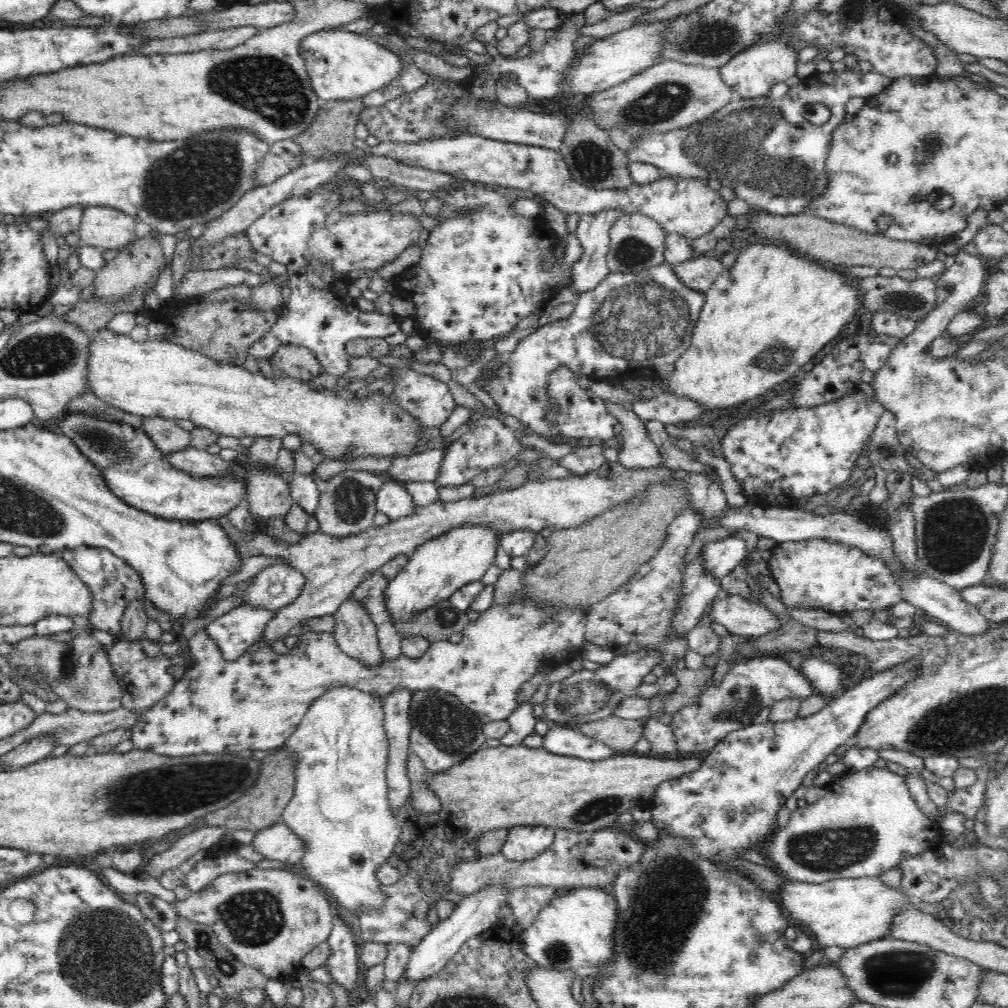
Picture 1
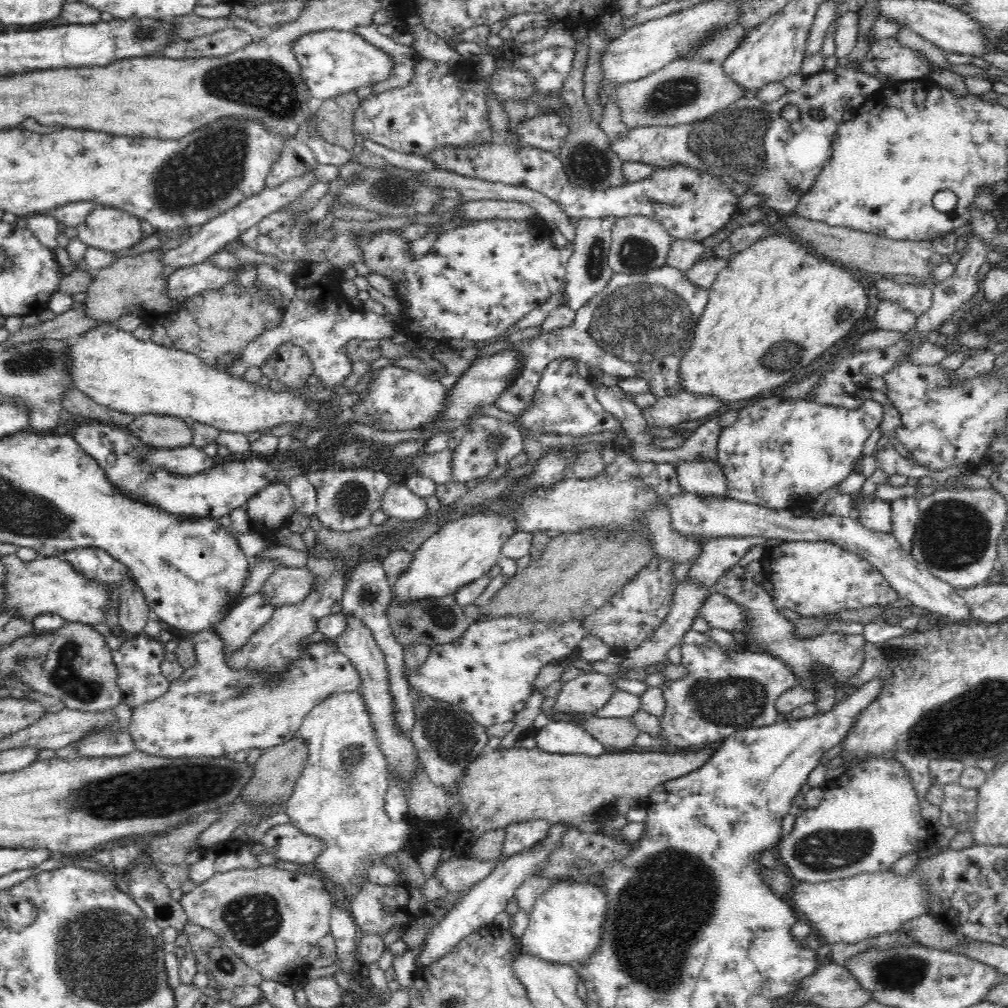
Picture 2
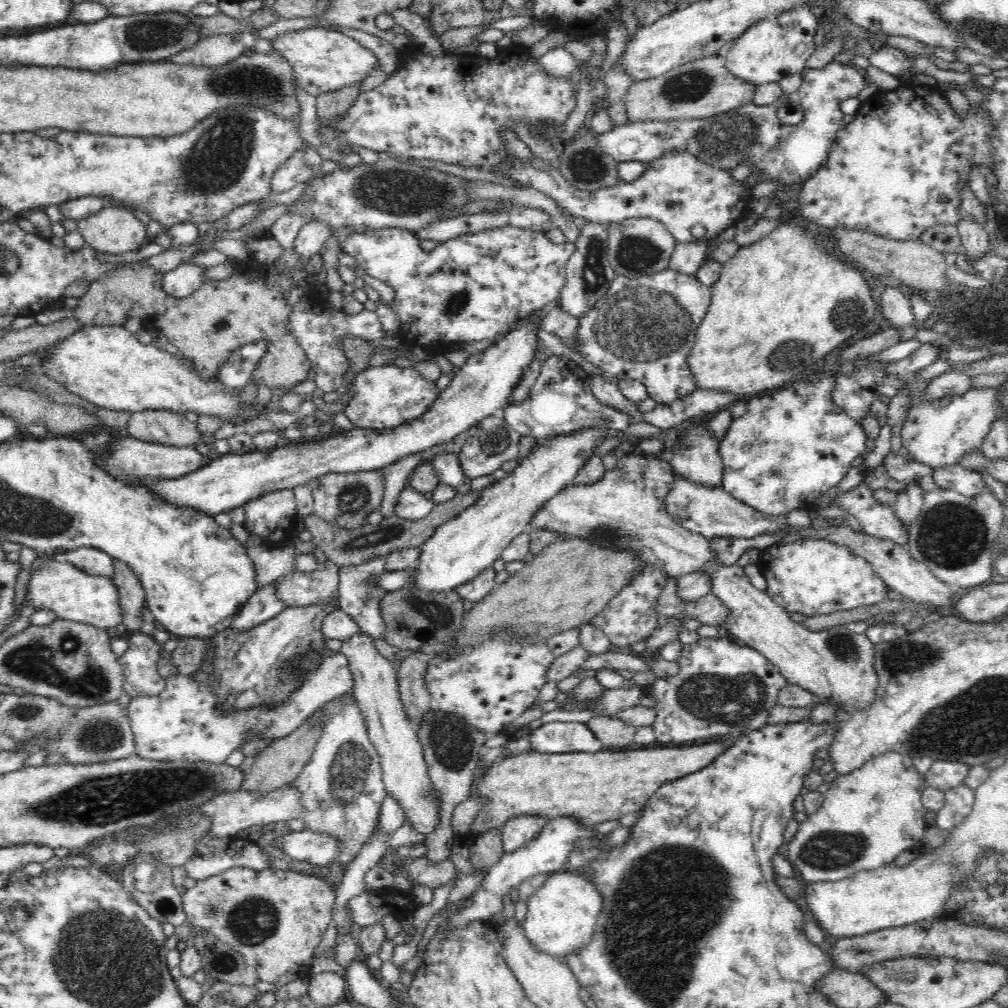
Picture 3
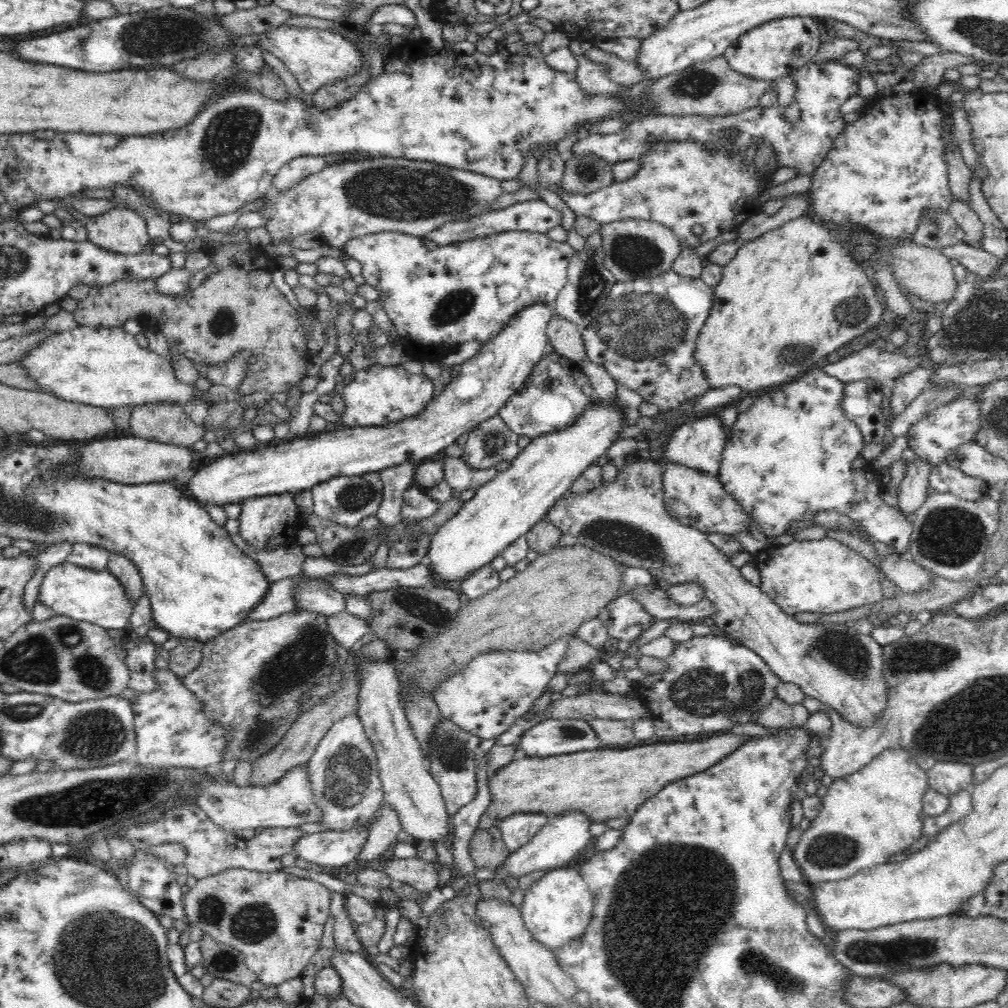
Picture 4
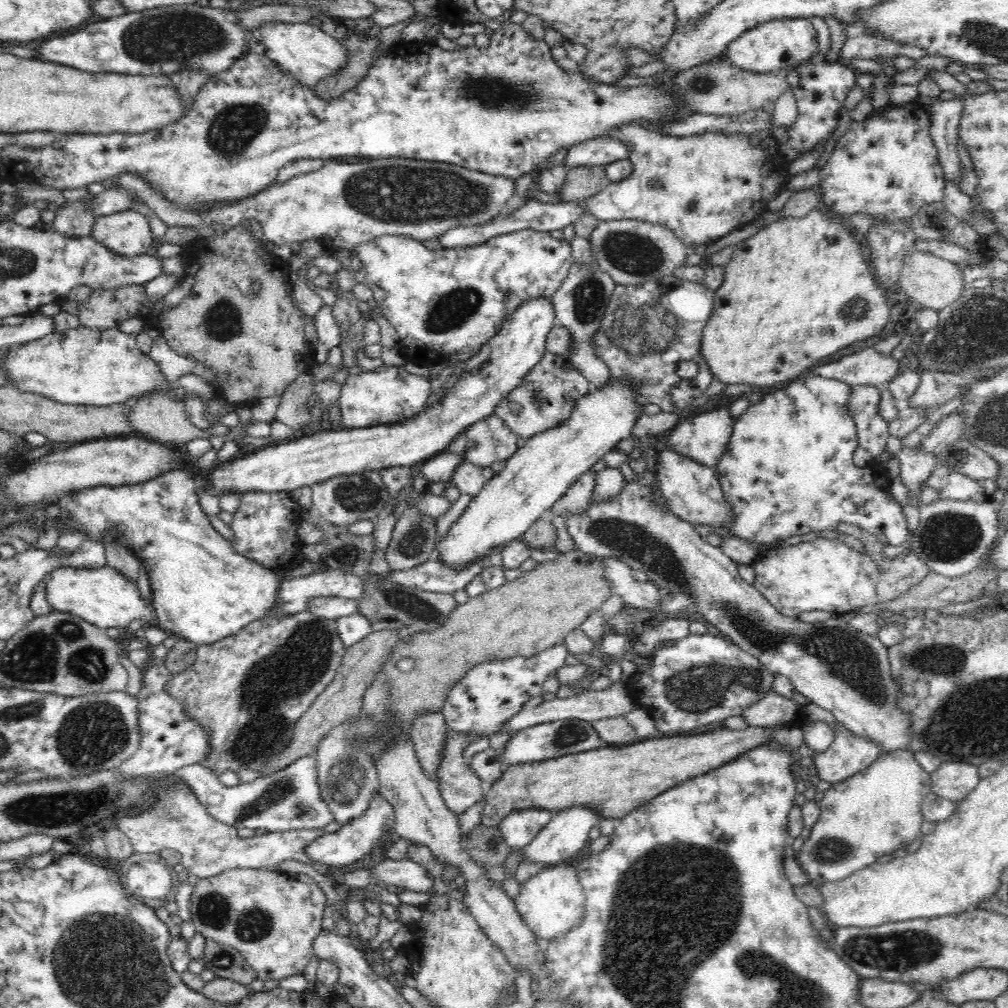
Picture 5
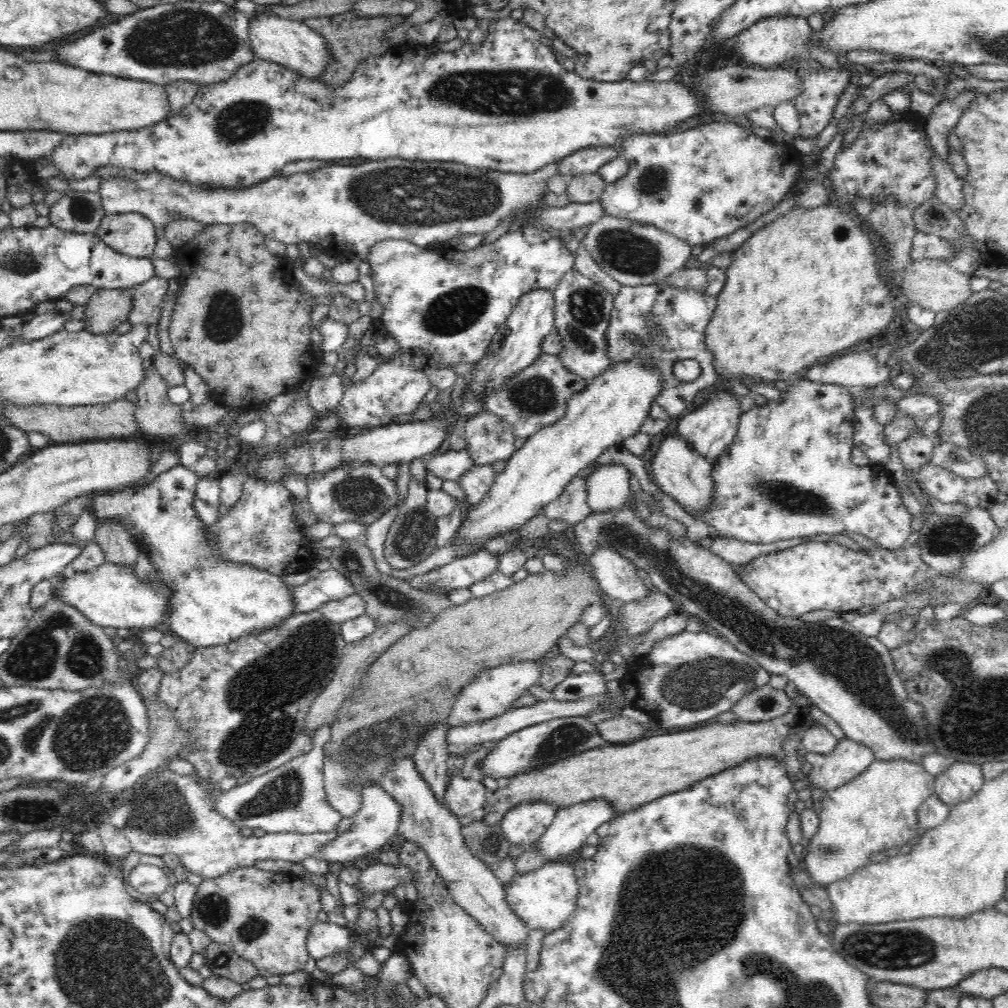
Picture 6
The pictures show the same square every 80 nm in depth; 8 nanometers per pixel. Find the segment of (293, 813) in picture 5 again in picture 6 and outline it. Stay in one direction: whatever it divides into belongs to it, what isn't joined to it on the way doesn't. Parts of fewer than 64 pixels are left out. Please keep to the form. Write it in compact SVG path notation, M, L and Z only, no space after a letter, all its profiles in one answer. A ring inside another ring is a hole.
M320 726L320 730L318 730L318 732L316 732L316 736L313 738L314 741L314 746L312 746L312 750L310 750L310 752L308 754L302 754L302 756L298 756L298 758L293 758L292 760L290 760L290 762L286 762L286 764L283 764L282 766L279 766L278 768L275 768L274 770L269 770L266 774L262 774L262 776L257 776L254 778L250 778L246 783L241 784L241 785L236 785L235 787L231 788L228 791L221 791L219 785L214 785L211 784L211 782L207 782L207 780L203 780L203 778L199 778L199 776L197 776L196 774L196 769L194 768L194 766L192 766L187 760L181 759L180 757L174 757L168 764L167 764L167 768L170 770L173 770L174 772L177 772L178 774L182 774L182 775L194 775L194 777L198 777L198 781L200 781L200 783L202 783L202 785L204 785L204 787L206 787L206 789L208 789L209 792L209 798L217 798L217 800L215 801L216 804L216 809L217 812L221 815L224 816L225 818L230 819L230 821L232 821L232 823L236 824L236 826L239 826L240 828L244 828L244 829L253 829L257 832L266 832L266 833L282 833L282 832L296 832L298 834L314 834L316 832L334 832L336 831L336 828L338 828L338 824L340 824L340 821L342 820L342 815L340 815L340 813L338 813L338 811L336 811L329 803L327 800L327 792L325 791L324 788L324 756L325 756L325 752L324 752L324 745L326 745L326 742L329 742L331 738L331 728L329 726Z

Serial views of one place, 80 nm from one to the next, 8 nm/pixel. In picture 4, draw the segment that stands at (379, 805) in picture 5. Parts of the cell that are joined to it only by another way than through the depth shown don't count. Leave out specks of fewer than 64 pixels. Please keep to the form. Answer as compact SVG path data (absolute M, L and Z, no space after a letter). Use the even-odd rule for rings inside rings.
M370 825L343 831L324 831L304 834L296 846L294 855L323 867L332 866L340 871L348 862L356 860L362 852Z

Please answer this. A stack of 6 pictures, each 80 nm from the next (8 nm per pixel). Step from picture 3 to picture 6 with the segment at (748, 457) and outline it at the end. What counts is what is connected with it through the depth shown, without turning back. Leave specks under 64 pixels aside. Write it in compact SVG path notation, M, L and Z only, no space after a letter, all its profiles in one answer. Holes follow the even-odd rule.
M797 378L795 384L788 388L788 392L782 392L783 401L768 401L765 405L756 405L752 410L742 413L738 432L734 437L734 442L724 450L719 460L712 465L711 477L715 482L715 495L711 505L703 512L696 516L696 520L706 522L718 530L720 537L735 538L742 542L753 542L754 544L772 544L790 538L811 537L816 534L844 534L844 532L854 532L862 534L870 540L874 540L882 548L890 550L899 549L913 541L914 535L910 531L912 528L912 515L898 491L894 477L891 474L878 474L871 470L870 466L856 466L852 462L850 452L852 450L854 438L855 414L851 401L851 394L848 386L839 384L820 384L811 380Z

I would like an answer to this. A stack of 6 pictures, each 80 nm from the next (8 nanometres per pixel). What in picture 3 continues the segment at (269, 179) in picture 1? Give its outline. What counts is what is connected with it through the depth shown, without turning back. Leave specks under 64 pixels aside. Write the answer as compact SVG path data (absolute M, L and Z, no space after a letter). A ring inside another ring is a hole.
M304 146L302 150L296 150L274 172L271 179L272 193L288 192L300 183L310 182L322 170L322 163L323 160L316 149Z

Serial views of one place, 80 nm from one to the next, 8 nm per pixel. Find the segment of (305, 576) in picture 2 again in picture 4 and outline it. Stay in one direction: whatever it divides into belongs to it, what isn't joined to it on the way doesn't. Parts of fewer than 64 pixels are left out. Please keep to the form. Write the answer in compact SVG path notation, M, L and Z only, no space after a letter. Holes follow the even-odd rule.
M308 578L302 584L298 584L294 592L297 608L319 612L325 617L344 611L344 598L344 595L331 588L331 584L325 578Z

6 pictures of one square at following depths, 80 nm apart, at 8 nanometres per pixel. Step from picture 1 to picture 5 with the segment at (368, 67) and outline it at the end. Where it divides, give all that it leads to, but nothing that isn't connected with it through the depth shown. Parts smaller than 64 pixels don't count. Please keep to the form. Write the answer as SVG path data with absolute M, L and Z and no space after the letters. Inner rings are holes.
M269 22L249 34L249 48L266 56L289 73L302 85L315 88L324 77L336 73L348 60L347 50L341 42L326 34L321 28L308 23Z

